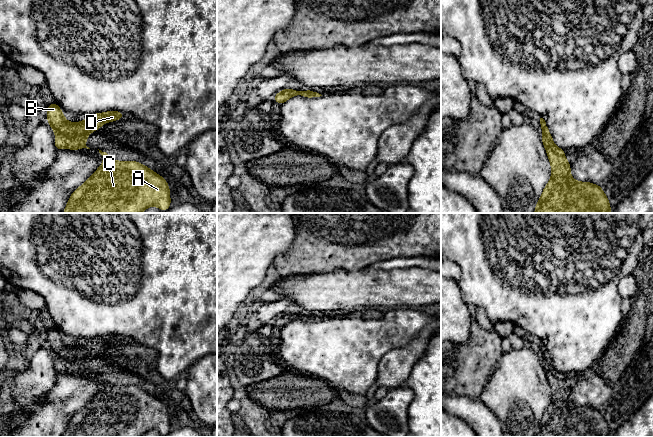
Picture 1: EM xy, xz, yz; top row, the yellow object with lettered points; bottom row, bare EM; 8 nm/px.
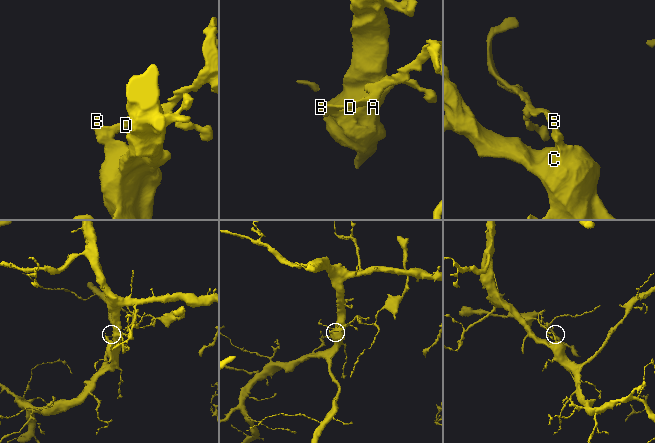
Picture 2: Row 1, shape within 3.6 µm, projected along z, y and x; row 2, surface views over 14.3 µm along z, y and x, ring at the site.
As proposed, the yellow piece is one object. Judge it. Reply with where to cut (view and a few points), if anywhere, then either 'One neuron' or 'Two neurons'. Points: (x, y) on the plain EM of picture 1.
Split along xy (87, 357), (73, 355), (56, 358). Two neurons

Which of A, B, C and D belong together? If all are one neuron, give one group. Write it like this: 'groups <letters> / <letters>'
groups A C / B D

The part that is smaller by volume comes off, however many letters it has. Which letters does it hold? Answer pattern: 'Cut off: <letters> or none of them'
Cut off: B, D

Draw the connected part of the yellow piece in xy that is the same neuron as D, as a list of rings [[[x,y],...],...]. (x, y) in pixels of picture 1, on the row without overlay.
[[[53,326],[48,329],[47,345],[55,358],[70,358],[75,355],[83,357],[91,357],[98,354],[105,346],[114,346],[115,344],[125,342],[121,335],[107,335],[105,337],[97,337],[85,342],[83,346],[75,348],[65,344],[64,338],[59,330]]]

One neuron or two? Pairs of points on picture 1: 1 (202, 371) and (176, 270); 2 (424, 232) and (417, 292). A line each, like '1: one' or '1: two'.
1: two
2: two

